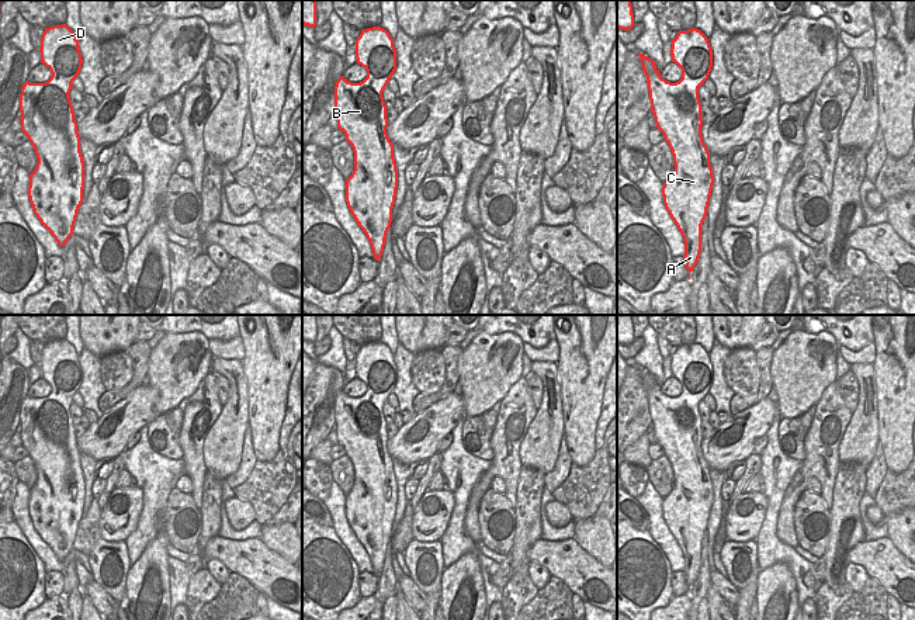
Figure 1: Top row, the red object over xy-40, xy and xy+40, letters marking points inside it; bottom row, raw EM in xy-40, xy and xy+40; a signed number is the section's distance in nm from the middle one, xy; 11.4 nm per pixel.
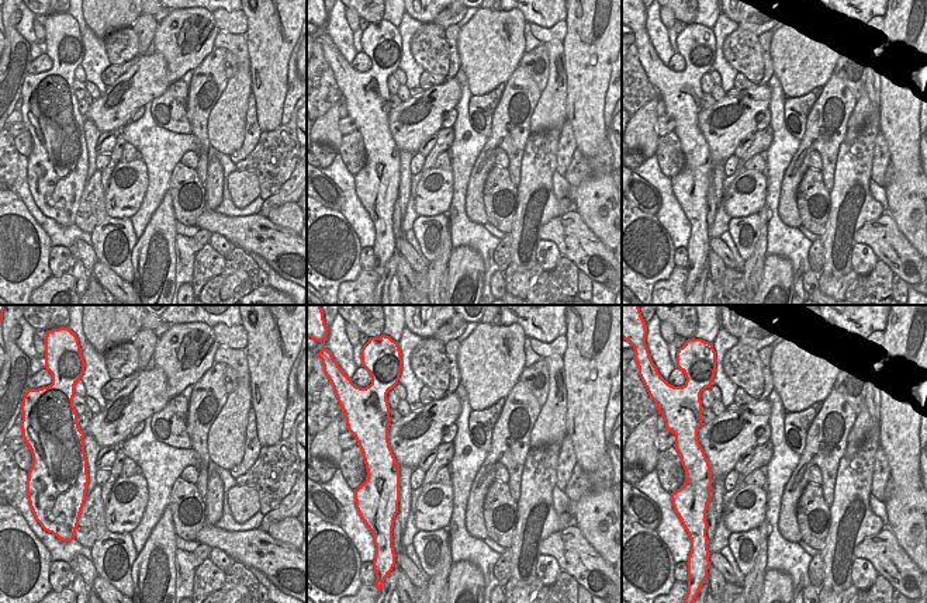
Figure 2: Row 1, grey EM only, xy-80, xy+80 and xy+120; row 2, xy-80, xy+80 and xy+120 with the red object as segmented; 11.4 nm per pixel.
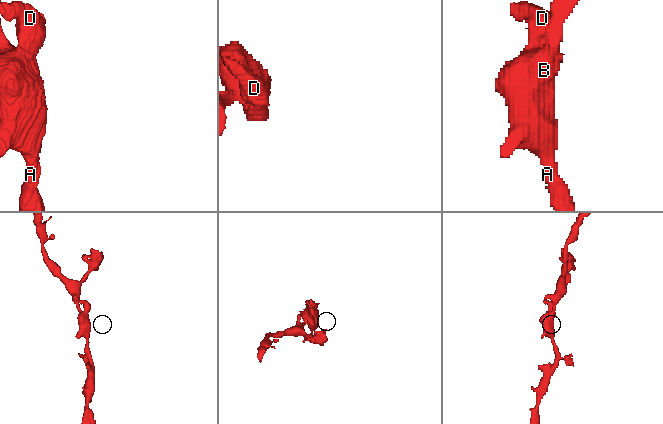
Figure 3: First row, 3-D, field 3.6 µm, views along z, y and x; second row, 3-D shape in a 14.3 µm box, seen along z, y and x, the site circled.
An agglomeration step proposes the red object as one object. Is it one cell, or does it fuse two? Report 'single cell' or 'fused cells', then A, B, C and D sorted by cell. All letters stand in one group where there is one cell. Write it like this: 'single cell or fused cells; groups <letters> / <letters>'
single cell; groups A B C D

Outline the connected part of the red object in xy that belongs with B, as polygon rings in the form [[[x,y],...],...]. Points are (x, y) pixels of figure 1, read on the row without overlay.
[[[381,342],[363,344],[356,354],[356,374],[367,385],[367,392],[360,398],[339,392],[335,401],[335,425],[337,443],[344,447],[354,467],[354,485],[346,495],[346,517],[370,555],[374,574],[379,576],[387,547],[391,544],[398,503],[394,460],[387,448],[387,420],[382,412],[384,403],[396,385],[396,366],[389,347]]]

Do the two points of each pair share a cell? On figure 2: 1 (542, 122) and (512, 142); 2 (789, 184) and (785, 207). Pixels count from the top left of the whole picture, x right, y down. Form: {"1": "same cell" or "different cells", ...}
{"1": "different cells", "2": "same cell"}

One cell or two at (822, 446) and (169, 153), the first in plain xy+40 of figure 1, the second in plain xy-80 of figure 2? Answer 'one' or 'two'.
two

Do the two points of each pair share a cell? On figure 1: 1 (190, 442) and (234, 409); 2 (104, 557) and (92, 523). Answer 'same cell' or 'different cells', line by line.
1: different cells
2: different cells

